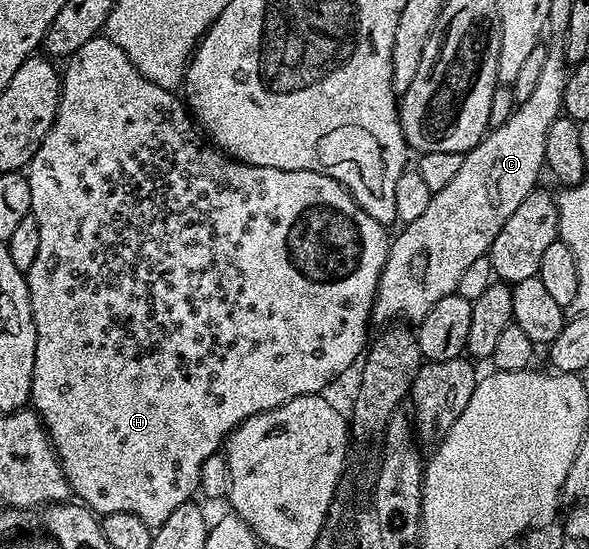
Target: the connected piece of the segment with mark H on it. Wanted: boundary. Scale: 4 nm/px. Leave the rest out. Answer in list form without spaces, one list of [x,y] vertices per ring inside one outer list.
[[[100,33],[94,35],[89,41],[85,41],[85,45],[81,45],[81,49],[77,49],[77,53],[69,56],[65,66],[67,68],[62,68],[61,71],[59,104],[57,105],[55,120],[45,137],[45,141],[41,141],[37,153],[31,159],[25,171],[29,181],[29,193],[31,194],[31,214],[34,215],[37,225],[41,229],[41,245],[37,249],[37,257],[33,260],[31,268],[25,272],[31,312],[35,322],[35,336],[37,337],[29,403],[35,414],[42,419],[43,426],[47,428],[47,435],[51,439],[51,444],[55,446],[55,453],[59,457],[60,465],[63,466],[63,472],[74,498],[80,504],[90,507],[96,516],[102,517],[113,513],[133,513],[137,517],[141,517],[141,521],[145,521],[145,525],[149,525],[154,529],[165,522],[169,517],[169,513],[173,513],[181,504],[188,502],[194,496],[191,494],[196,494],[199,491],[199,474],[201,473],[201,465],[205,465],[205,457],[216,454],[226,444],[227,436],[230,435],[233,428],[238,427],[240,423],[257,413],[265,413],[285,401],[293,401],[293,397],[317,395],[326,392],[328,390],[326,387],[338,375],[345,374],[355,362],[355,366],[360,362],[361,356],[369,343],[367,322],[370,324],[373,319],[377,285],[381,277],[381,269],[387,260],[388,228],[384,224],[378,223],[373,217],[369,217],[369,213],[365,213],[365,209],[361,209],[361,205],[357,205],[357,201],[343,188],[342,183],[338,183],[333,177],[313,173],[312,171],[286,171],[285,169],[273,169],[272,167],[254,167],[248,163],[241,163],[238,159],[232,159],[224,152],[216,149],[197,130],[184,100],[174,90],[157,85],[145,78],[131,64],[126,53],[117,45],[113,45],[113,41],[108,39],[106,34]]]

